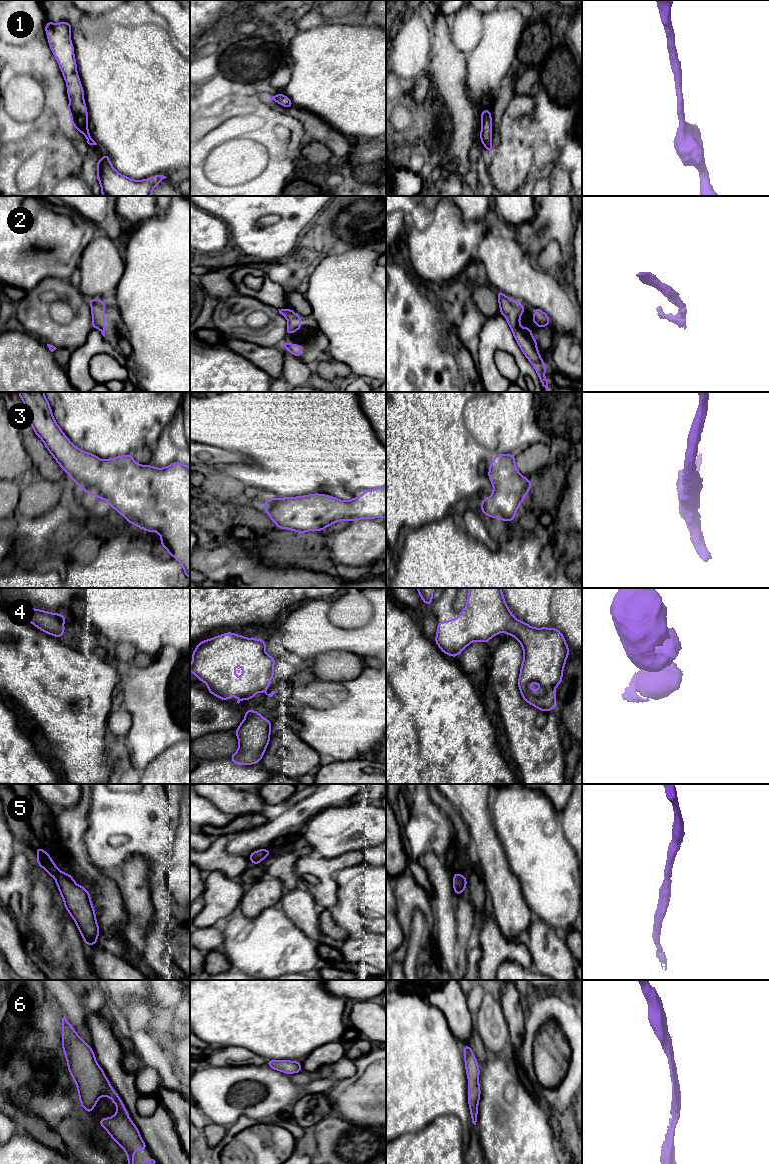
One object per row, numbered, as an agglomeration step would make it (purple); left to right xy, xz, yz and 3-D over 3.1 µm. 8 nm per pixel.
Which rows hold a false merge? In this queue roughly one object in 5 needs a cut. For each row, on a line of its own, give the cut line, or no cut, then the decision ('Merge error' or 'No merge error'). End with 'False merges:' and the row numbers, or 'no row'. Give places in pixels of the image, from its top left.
1: No split. No merge error
2: No split. No merge error
3: No split. No merge error
4: No split. No merge error
5: No split. No merge error
6: No split. No merge error
False merges: no row

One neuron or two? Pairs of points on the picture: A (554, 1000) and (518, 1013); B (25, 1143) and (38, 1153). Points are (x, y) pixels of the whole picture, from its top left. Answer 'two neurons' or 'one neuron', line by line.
A: two neurons
B: one neuron

